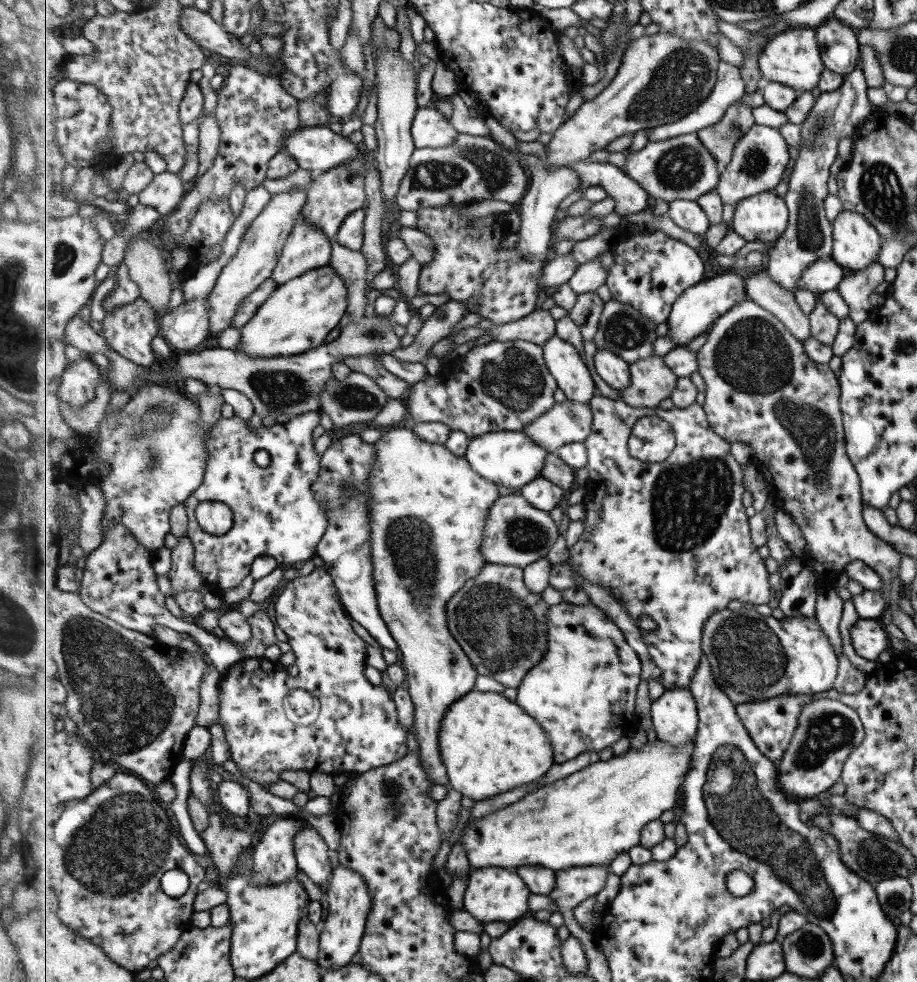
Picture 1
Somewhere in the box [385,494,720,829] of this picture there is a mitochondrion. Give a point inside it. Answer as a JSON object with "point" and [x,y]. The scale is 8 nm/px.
{"point":[488,614]}

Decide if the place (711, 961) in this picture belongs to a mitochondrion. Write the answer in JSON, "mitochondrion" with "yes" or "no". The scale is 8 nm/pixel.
{"mitochondrion":"no"}

